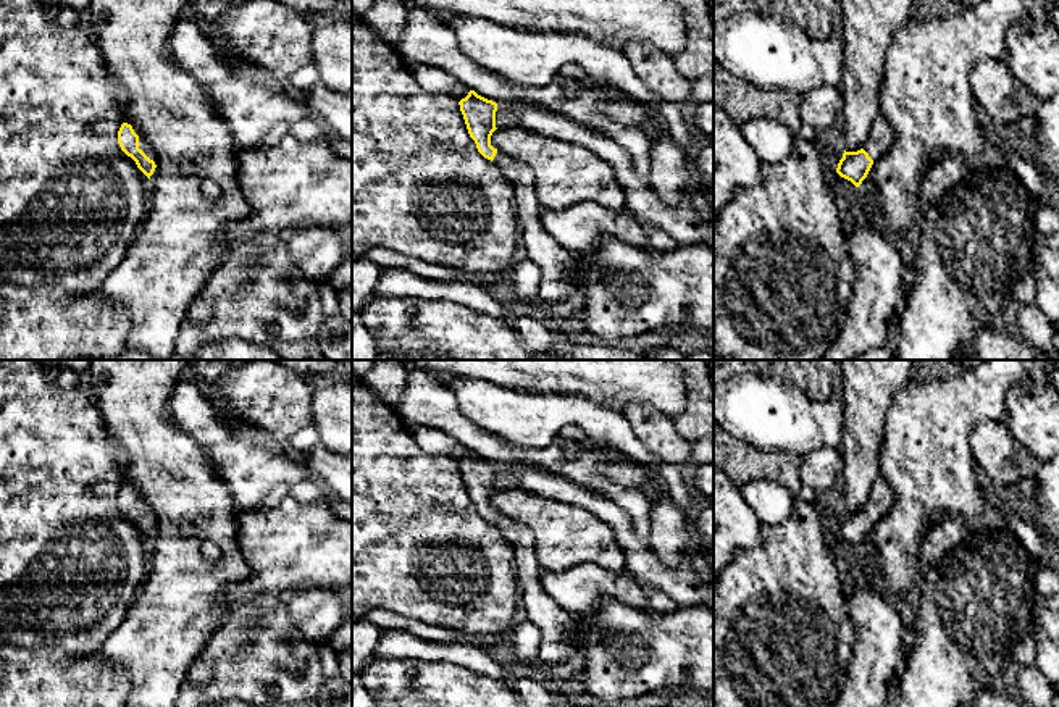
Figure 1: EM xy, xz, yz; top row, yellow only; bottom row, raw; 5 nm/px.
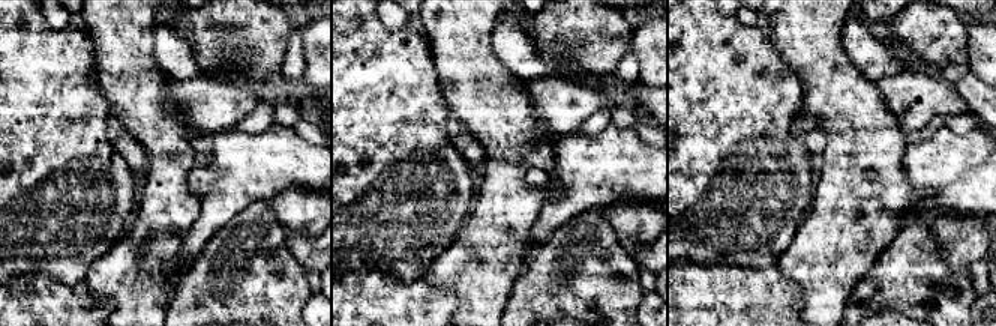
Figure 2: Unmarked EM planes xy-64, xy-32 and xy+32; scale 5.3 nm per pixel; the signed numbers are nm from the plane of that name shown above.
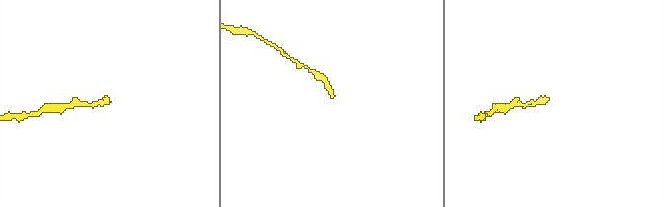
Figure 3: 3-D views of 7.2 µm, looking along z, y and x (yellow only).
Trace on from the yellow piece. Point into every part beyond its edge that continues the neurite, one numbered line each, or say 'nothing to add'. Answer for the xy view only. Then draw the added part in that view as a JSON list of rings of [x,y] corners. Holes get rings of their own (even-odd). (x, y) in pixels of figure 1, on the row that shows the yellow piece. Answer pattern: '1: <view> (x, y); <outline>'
1: xy (146, 147); [[[132,128],[132,129],[134,129],[134,132],[139,136],[139,149],[140,149],[150,160],[153,160],[155,165],[157,165],[157,153],[155,153],[153,147],[142,139],[140,132],[139,132],[136,128]]]

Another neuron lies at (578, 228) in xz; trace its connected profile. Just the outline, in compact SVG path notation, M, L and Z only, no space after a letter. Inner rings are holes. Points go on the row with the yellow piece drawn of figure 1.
M588 202L559 211L541 208L538 218L547 234L573 253L594 252L604 236L612 236L633 247L647 247L643 223L626 210L612 211Z

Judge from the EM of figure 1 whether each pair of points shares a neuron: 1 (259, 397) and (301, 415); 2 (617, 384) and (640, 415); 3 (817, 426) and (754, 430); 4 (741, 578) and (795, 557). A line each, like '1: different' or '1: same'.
1: same
2: different
3: same
4: same

